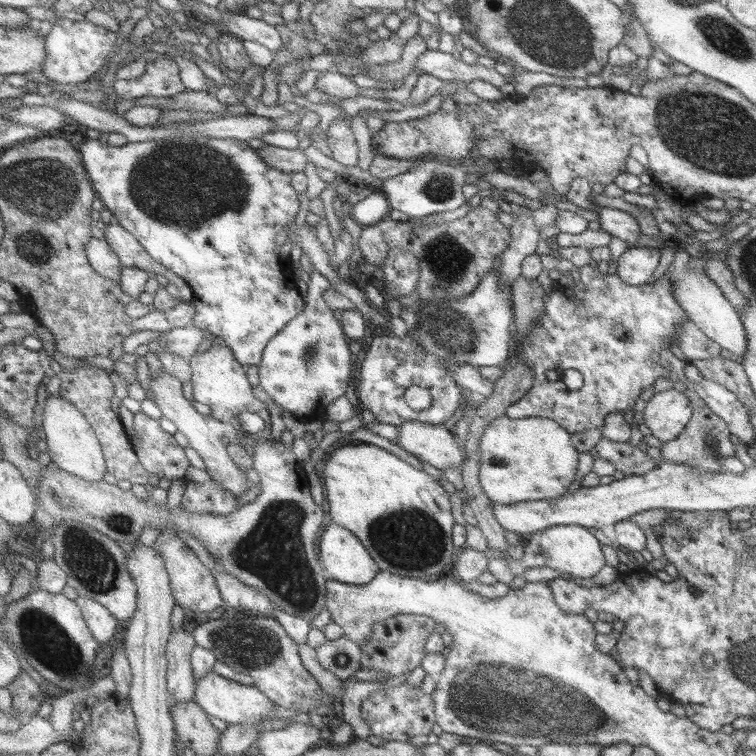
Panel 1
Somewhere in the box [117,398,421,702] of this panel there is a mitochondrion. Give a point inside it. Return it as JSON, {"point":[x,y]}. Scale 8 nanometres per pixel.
{"point":[273,552]}

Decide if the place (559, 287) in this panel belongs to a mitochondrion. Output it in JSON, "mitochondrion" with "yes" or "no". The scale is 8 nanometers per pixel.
{"mitochondrion":"no"}

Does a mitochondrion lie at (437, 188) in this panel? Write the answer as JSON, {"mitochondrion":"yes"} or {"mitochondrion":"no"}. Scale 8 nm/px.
{"mitochondrion":"yes"}

